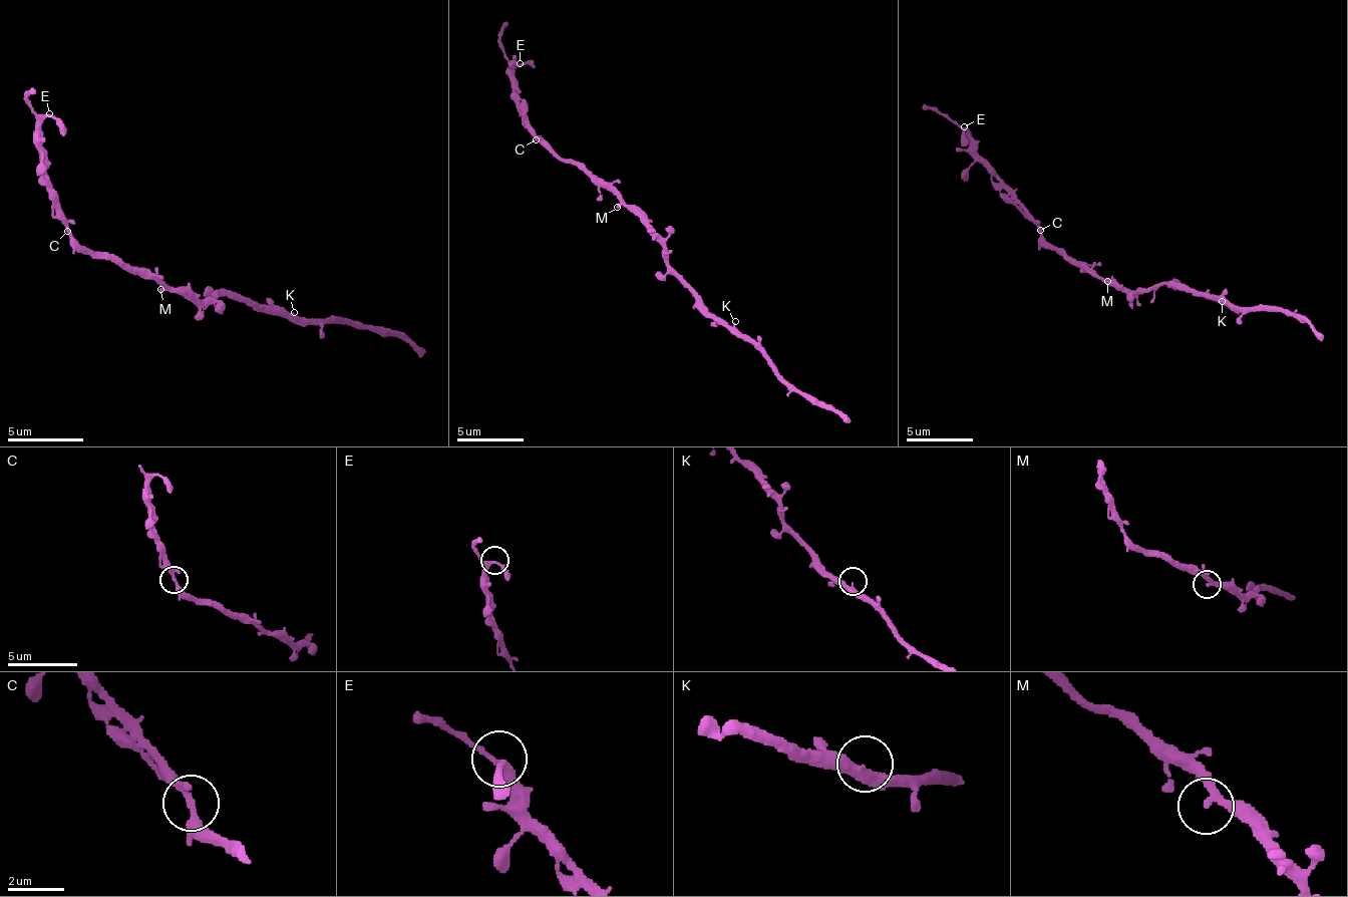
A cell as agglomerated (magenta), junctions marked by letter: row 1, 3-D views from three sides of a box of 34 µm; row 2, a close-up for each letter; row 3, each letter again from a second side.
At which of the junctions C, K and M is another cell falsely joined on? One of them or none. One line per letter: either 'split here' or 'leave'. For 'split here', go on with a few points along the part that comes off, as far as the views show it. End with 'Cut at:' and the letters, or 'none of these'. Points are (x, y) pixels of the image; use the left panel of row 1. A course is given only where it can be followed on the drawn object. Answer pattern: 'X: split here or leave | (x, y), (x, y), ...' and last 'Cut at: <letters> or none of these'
C: leave
K: leave
M: leave
Cut at: none of these

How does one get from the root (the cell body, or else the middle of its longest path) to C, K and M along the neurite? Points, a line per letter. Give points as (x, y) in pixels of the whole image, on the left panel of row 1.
C: (176, 293), (164, 289), (144, 274), (129, 274), (110, 259), (95, 259), (68, 232)
K: (176, 293), (191, 301), (241, 293), (267, 308), (290, 316), (294, 312)
M: (176, 293), (172, 289), (160, 289)

